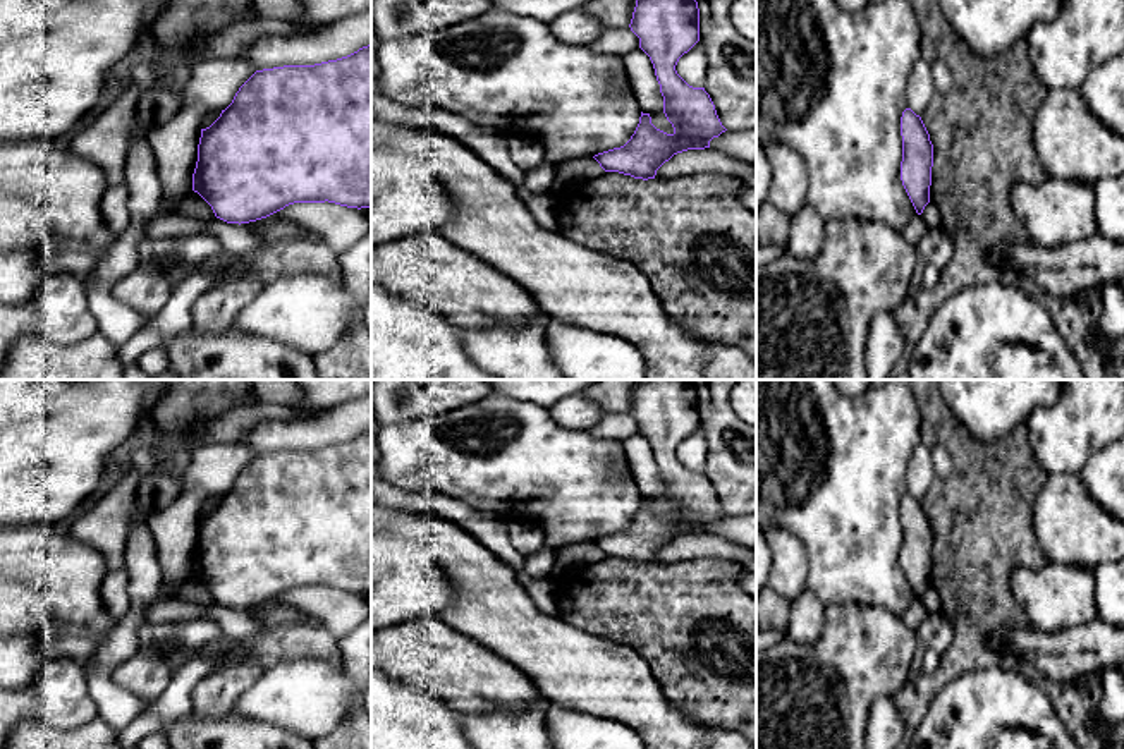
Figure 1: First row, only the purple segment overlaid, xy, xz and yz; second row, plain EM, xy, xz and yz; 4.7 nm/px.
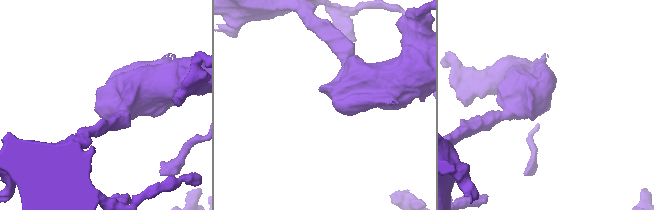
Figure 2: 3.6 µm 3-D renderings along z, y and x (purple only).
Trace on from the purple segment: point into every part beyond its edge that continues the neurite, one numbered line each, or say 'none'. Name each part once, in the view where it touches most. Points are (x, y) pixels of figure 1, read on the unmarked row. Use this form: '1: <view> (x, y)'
none

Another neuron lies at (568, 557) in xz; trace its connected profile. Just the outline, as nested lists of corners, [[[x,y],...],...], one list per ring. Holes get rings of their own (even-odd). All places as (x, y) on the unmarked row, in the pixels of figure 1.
[[[593,541],[567,545],[557,550],[553,577],[560,581],[569,569],[605,558]]]

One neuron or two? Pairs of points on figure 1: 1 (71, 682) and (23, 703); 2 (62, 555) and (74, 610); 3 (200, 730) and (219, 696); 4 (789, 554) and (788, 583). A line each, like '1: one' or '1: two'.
1: one
2: one
3: two
4: one

